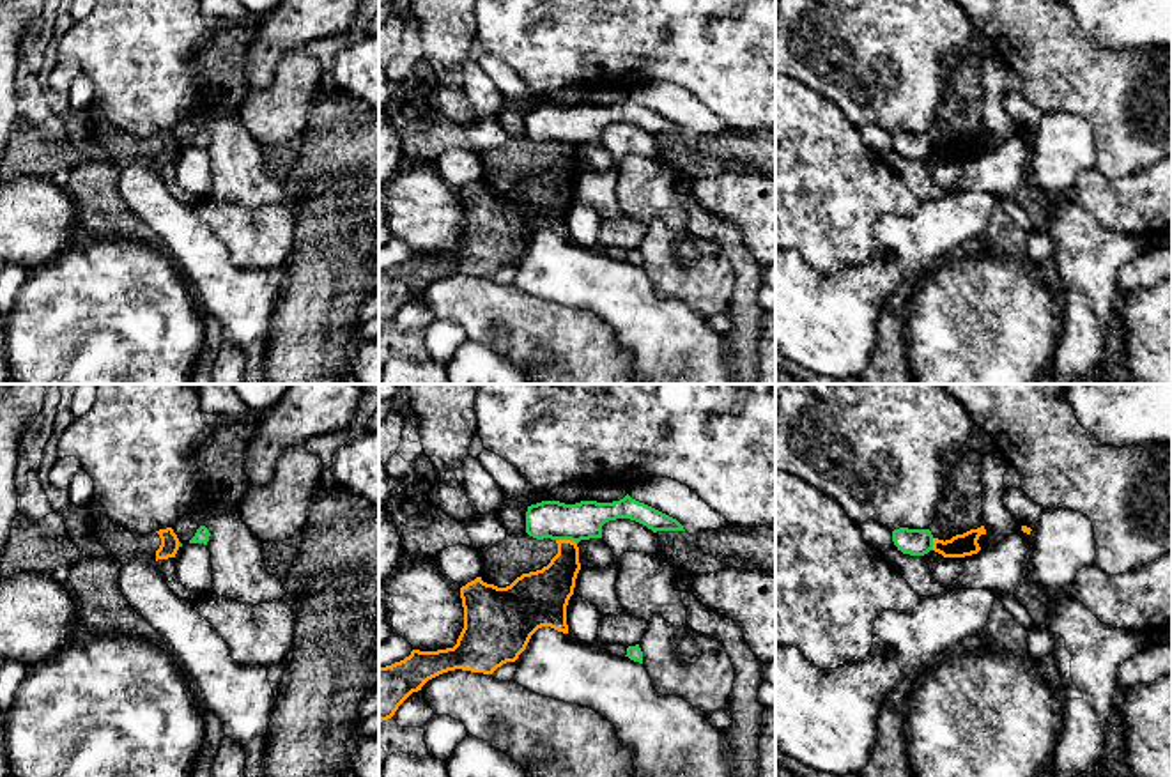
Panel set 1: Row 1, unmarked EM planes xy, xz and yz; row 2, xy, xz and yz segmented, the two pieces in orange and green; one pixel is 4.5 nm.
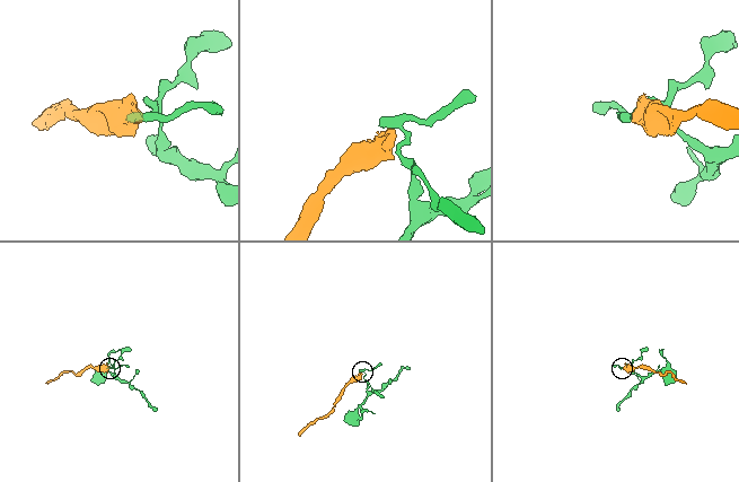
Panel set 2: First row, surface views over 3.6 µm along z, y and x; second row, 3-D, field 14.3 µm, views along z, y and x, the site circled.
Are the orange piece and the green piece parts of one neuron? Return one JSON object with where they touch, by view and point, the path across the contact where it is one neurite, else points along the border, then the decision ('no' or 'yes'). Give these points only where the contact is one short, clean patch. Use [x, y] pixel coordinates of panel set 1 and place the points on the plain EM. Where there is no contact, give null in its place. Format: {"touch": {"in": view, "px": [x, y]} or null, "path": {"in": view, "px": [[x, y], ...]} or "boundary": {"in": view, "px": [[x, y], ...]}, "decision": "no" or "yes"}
{"touch": {"in": "xz", "px": [567, 144]}, "decision": "no"}

